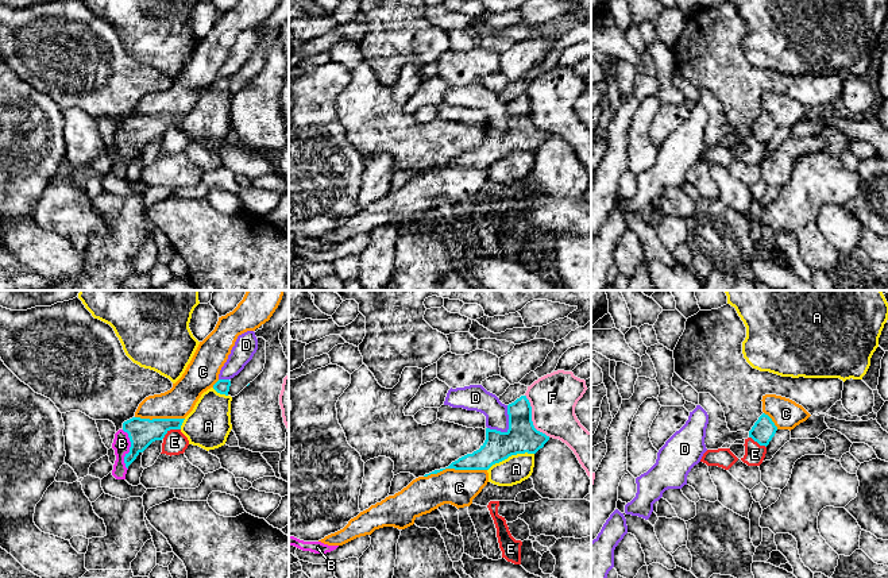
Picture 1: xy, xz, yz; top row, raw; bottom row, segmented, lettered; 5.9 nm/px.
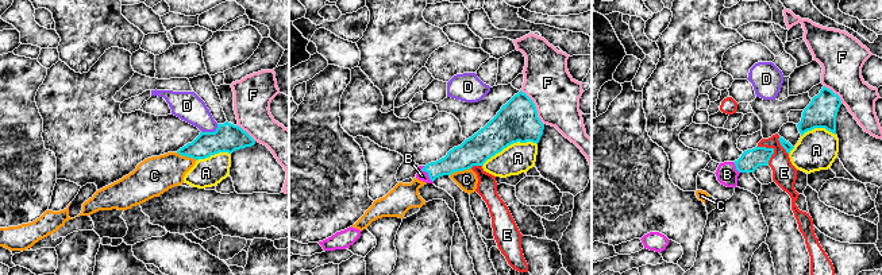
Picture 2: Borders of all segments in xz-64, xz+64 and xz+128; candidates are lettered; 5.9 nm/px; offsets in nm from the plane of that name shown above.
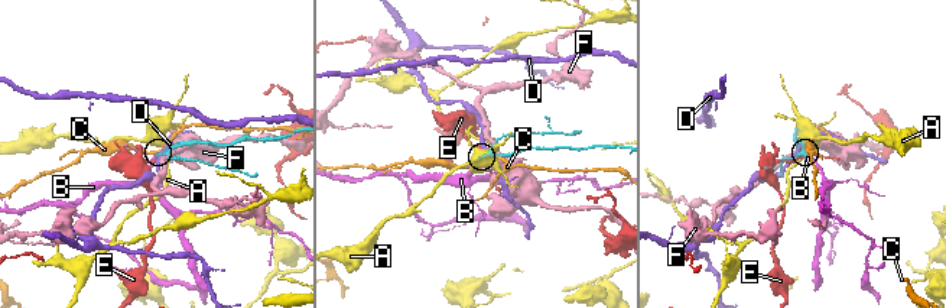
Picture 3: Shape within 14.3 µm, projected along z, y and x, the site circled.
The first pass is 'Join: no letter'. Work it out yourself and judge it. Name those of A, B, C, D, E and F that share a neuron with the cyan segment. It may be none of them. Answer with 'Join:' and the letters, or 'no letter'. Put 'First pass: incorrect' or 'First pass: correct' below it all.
Join: B
First pass: incorrect

